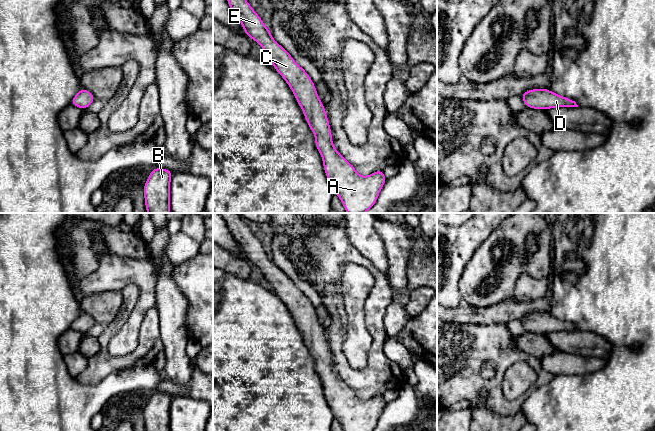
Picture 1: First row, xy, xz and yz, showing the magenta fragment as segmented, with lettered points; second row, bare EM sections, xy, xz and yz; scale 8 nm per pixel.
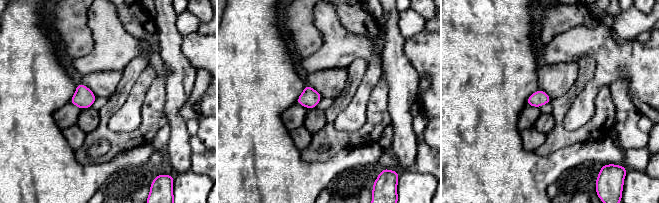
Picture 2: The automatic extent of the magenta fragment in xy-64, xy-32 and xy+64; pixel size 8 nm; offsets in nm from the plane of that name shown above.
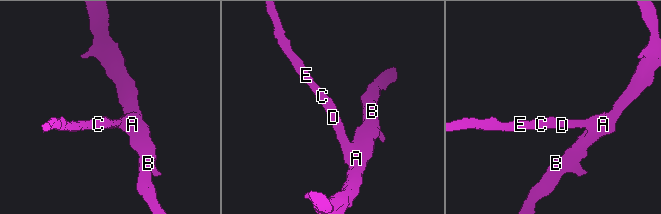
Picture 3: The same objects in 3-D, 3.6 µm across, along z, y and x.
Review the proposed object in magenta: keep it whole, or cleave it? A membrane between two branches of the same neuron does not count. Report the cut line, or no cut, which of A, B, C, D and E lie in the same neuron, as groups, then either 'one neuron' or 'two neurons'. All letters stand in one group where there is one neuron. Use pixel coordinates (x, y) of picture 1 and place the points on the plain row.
no cut | A B C D E | one neuron

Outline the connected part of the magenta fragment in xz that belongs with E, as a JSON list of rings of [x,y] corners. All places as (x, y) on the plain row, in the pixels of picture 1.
[[[239,213],[220,214],[241,247],[245,259],[262,271],[273,292],[292,314],[310,354],[315,359],[315,370],[321,378],[324,395],[334,418],[344,431],[373,431],[387,404],[383,394],[360,400],[355,391],[336,374],[324,328],[319,323],[310,300],[273,263],[270,254]]]

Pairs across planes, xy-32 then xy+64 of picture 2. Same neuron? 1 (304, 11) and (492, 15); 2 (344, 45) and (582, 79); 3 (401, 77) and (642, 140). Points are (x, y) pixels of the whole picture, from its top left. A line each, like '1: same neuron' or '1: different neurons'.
1: different neurons
2: different neurons
3: same neuron

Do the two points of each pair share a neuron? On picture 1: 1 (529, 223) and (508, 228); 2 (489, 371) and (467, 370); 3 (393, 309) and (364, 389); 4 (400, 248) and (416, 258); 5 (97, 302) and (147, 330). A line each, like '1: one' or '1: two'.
1: one
2: two
3: two
4: two
5: two

